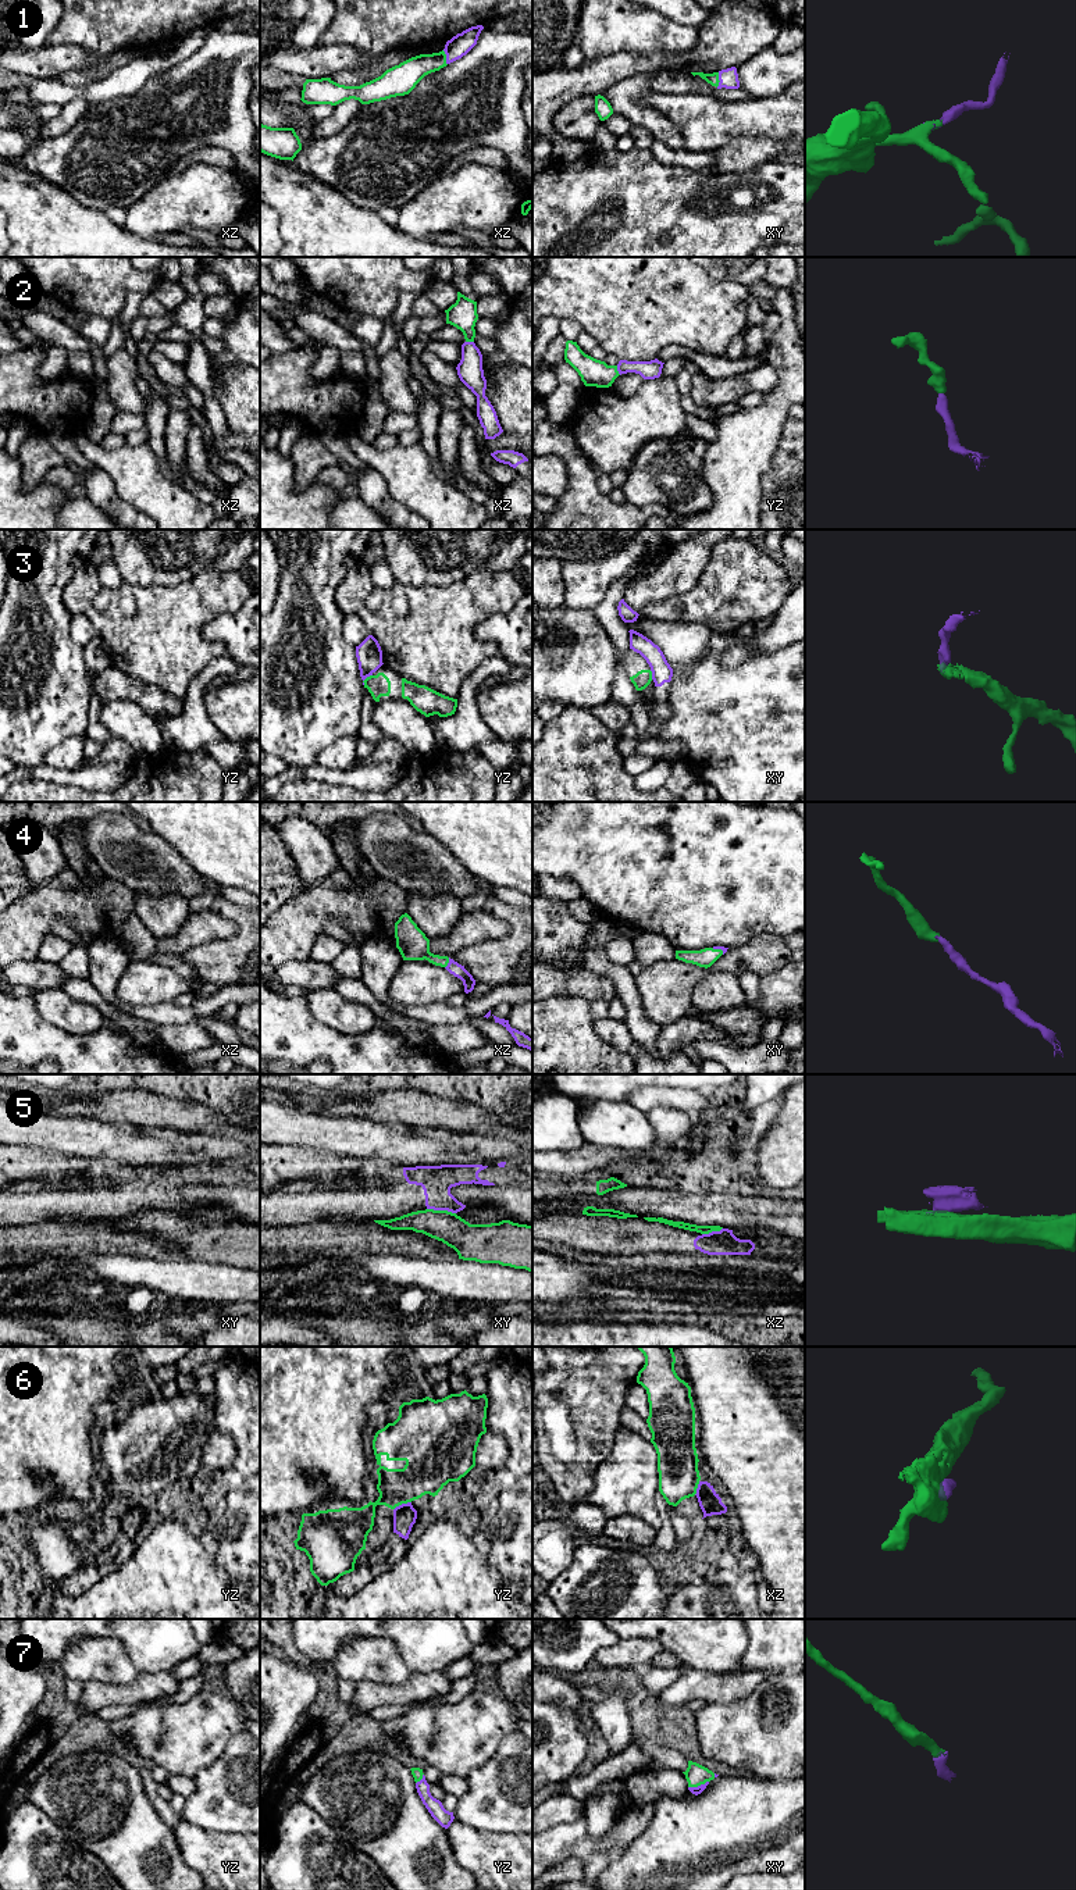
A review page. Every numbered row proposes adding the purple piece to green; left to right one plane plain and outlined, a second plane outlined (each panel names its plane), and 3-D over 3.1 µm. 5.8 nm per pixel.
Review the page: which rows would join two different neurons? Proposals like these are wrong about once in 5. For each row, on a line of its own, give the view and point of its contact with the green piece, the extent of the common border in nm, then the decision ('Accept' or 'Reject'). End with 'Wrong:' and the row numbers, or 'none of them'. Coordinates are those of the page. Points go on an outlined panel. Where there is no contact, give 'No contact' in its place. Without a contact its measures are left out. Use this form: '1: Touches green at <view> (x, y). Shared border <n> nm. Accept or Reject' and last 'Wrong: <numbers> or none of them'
1: Touches green at xy (718, 79). Shared border 90 nm. Accept
2: Touches green at yz (616, 370). Shared border 60 nm. Accept
3: Touches green at yz (366, 678). Shared border 80 nm. Reject
4: Touches green at xz (448, 962). Shared border 70 nm. Accept
5: Touches green at xy (441, 1211). Shared border 170 nm. Reject
6: Touches green at yz (402, 1502). Shared border 120 nm. Reject
7: Touches green at xy (698, 1785). Shared border 130 nm. Accept
Wrong: 3, 5, 6

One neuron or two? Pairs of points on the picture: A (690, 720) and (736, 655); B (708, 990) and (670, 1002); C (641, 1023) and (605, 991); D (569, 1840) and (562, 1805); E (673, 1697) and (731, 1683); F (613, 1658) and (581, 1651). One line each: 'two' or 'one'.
A: two
B: two
C: two
D: two
E: one
F: two

